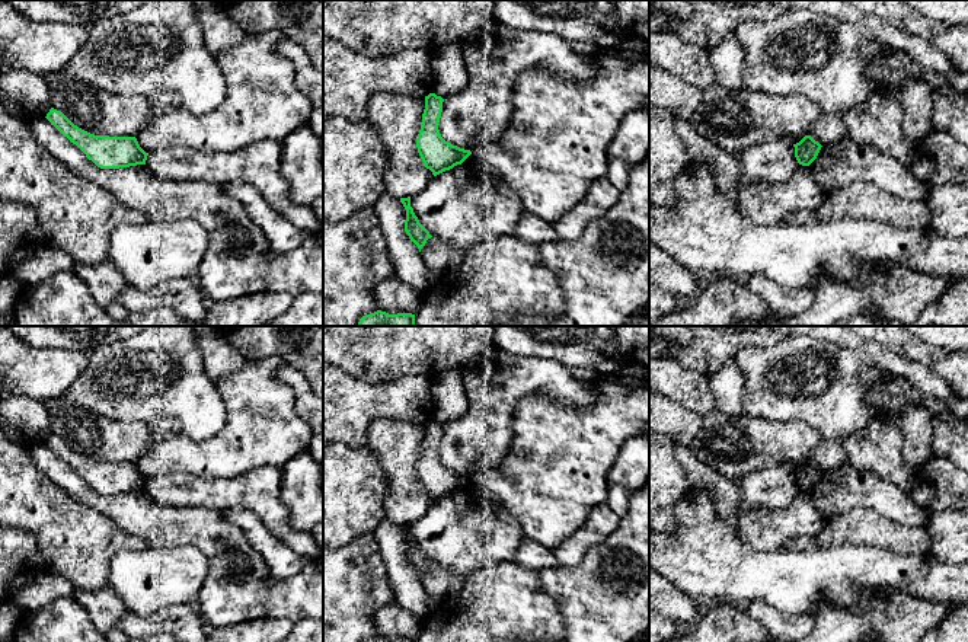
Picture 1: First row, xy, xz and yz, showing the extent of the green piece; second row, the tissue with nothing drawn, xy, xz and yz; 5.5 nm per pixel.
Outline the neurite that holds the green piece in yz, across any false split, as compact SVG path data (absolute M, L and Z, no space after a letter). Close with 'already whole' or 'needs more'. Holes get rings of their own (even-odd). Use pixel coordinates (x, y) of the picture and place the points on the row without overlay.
M805 461L799 469L793 470L793 473L798 489L809 492L817 485L822 472L811 461Z; already whole

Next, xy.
M54 434L45 443L64 463L76 470L100 495L146 491L146 479L135 463L95 461L74 451Z; already whole

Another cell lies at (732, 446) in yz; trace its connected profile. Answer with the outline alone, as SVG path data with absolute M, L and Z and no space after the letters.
M716 408L703 416L691 450L726 479L811 460L820 434L801 419L767 421L731 416Z

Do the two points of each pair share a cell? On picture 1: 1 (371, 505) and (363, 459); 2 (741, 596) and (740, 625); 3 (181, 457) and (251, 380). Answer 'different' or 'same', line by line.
1: same
2: different
3: same

